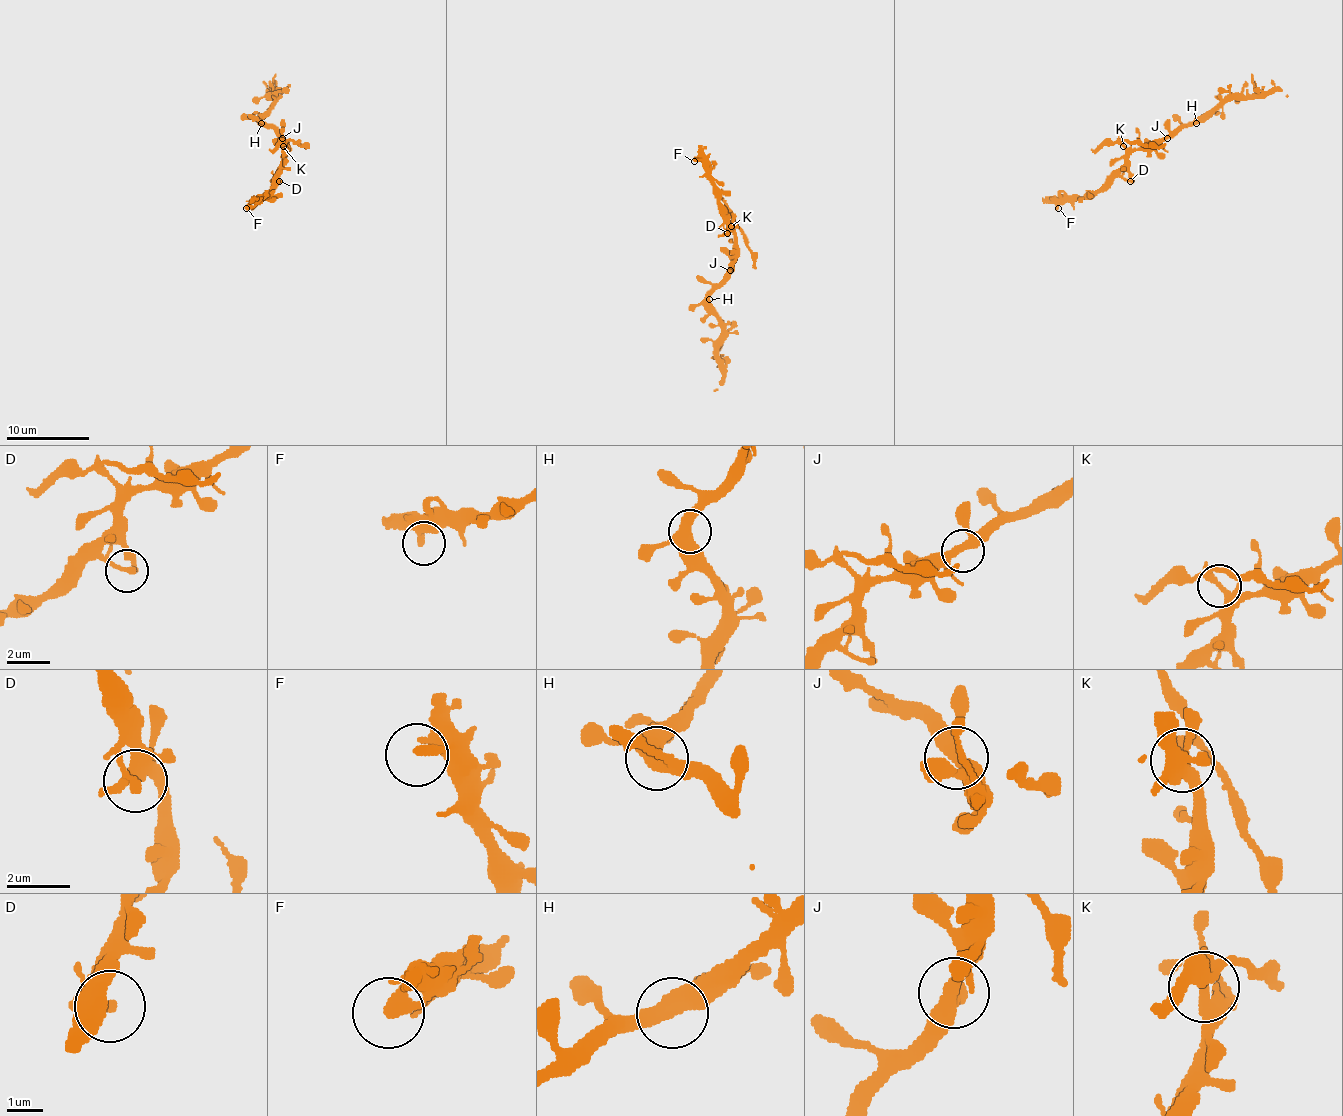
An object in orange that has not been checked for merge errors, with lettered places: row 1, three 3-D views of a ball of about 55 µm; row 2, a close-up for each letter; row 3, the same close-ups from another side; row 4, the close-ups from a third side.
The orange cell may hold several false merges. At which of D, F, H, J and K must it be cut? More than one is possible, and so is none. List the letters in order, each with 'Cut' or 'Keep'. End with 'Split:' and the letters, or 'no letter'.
D: Keep
F: Keep
H: Keep
J: Keep
K: Cut
Split: K

